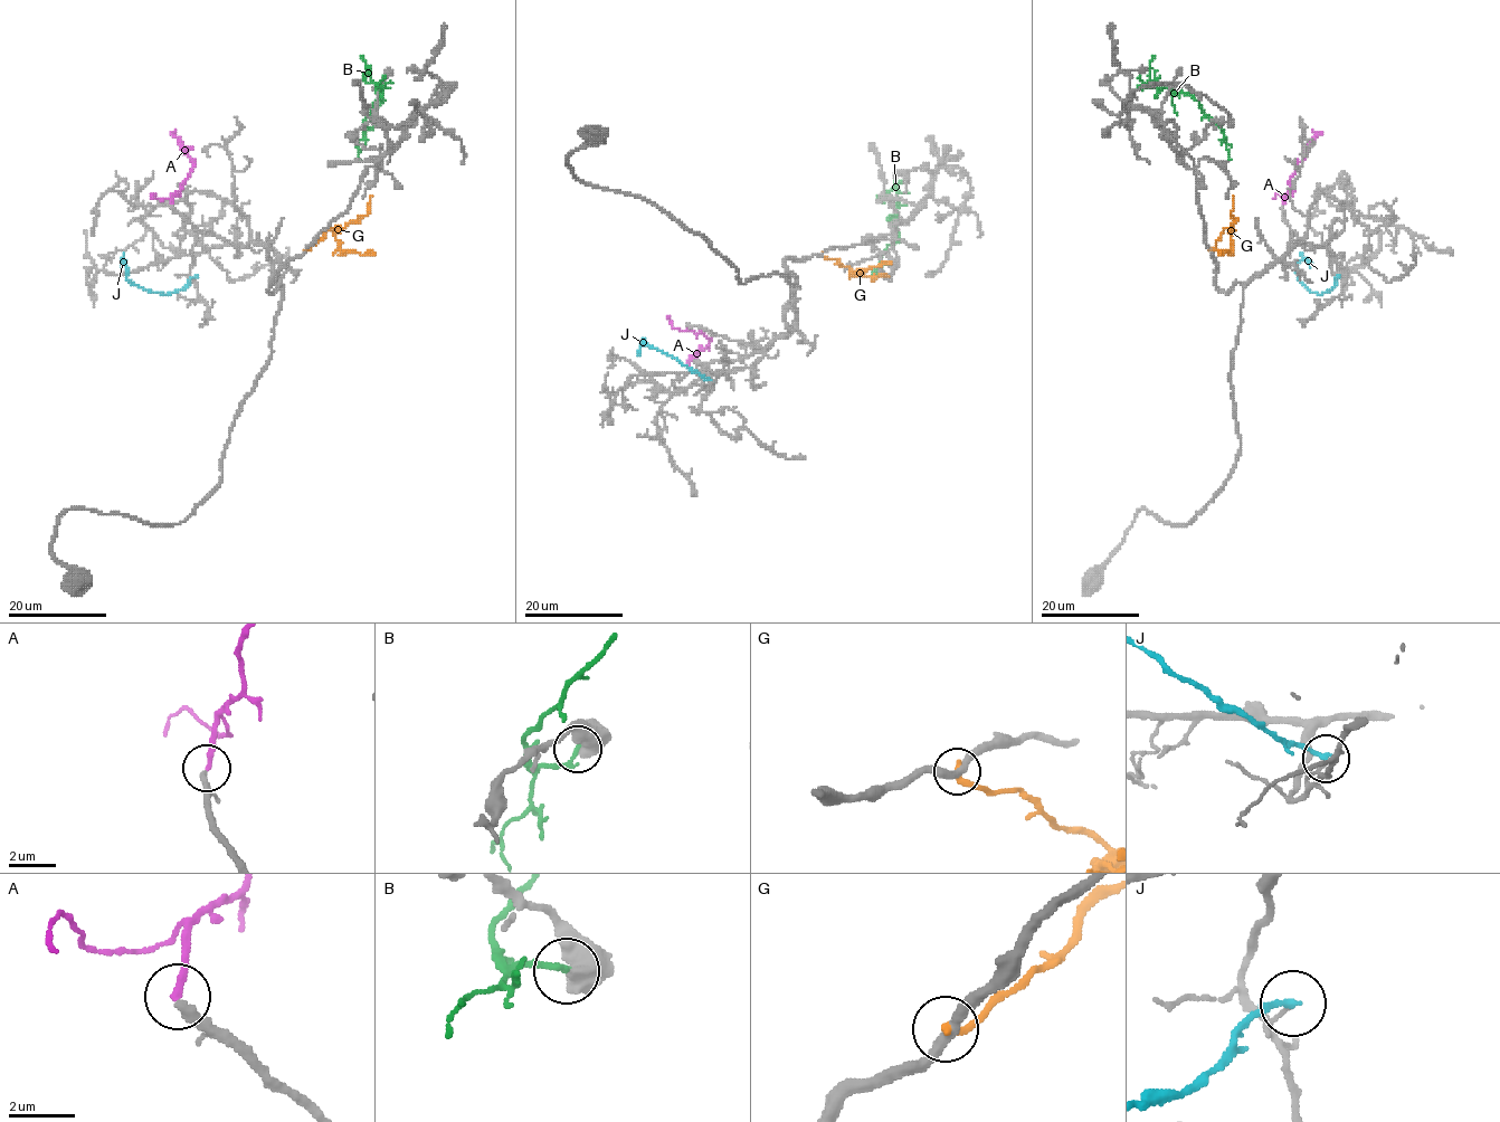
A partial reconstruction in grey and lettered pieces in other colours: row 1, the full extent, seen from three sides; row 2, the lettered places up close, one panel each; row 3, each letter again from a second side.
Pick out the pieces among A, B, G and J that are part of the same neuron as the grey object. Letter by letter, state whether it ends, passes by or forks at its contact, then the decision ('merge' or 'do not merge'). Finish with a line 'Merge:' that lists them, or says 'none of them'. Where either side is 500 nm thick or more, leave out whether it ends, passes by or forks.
A: it ends; do not merge
B: do not merge
G: it ends; do not merge
J: it ends; do not merge
Merge: none of them

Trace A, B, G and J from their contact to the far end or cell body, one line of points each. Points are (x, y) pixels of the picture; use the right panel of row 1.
A: (1282, 207), (1296, 165), (1310, 142), (1322, 131)
B: (1222, 124), (1221, 127), (1203, 113), (1188, 94), (1167, 87), (1145, 88), (1151, 81), (1152, 58)
G: (1212, 249), (1226, 228), (1232, 238), (1230, 253), (1226, 250), (1222, 255), (1217, 249)
J: (1339, 276), (1330, 288), (1317, 294), (1298, 278), (1296, 267), (1306, 259), (1309, 267)

